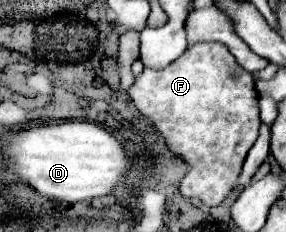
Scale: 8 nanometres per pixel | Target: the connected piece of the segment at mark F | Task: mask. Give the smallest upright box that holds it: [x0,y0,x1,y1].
[129,42,259,206]

